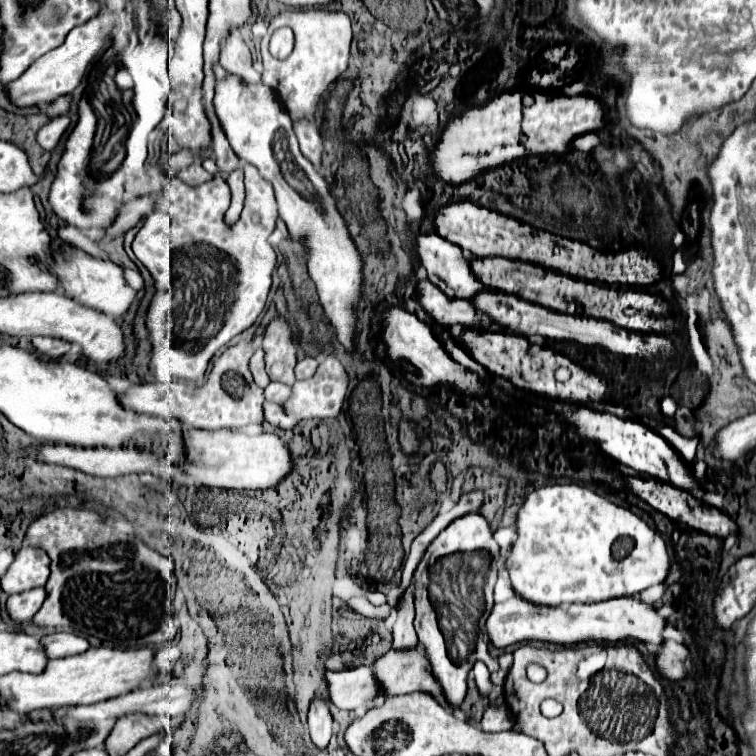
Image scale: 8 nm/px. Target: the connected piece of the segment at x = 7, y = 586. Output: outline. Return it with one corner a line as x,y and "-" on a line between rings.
21,547
15,553
13,563
1,579
5,593
21,593
31,587
41,587
49,577
49,557
39,547

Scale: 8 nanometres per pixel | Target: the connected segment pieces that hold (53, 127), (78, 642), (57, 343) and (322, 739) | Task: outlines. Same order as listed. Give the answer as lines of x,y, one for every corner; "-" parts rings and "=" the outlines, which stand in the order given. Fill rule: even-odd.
59,115
59,117
53,117
53,119
49,119
39,131
37,131
37,143
43,147
43,149
47,149
47,151
51,151
59,141
61,141
61,137
63,137
63,133
65,133
65,129
69,127
69,117
67,115
=
74,632
45,635
45,637
41,637
41,645
43,645
47,659
69,657
73,653
83,653
85,649
89,649
87,639
=
33,337
33,347
37,353
57,359
61,355
65,355
71,349
69,341
61,341
57,337
=
317,697
309,709
309,735
317,749
325,749
329,745
329,739
333,735
333,719
329,715
327,703

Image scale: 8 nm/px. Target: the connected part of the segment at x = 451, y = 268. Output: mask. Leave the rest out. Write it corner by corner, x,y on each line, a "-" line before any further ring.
437,233
419,235
415,251
421,265
427,269
429,281
447,297
469,299
483,291
483,285
477,285
477,279
469,273
469,261
463,257
461,249

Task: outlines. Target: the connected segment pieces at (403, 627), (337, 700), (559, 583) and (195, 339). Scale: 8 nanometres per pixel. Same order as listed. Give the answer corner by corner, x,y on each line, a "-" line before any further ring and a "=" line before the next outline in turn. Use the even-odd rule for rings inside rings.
409,597
409,601
401,601
401,609
397,609
395,613
391,635
393,649
407,651
417,647
417,635
413,633
413,597
=
355,667
343,671
325,671
329,685
329,701
337,709
367,711
377,697
377,683
371,667
=
545,485
527,495
517,511
517,541
505,561
511,587
517,597
533,605
597,603
615,597
631,597
651,585
659,585
669,575
669,555
665,541
643,519
581,485
=
253,165
245,167
245,187
247,199
241,219
235,225
225,225
223,215
229,209
231,193
223,179
215,177
207,183
191,187
177,177
171,177
163,187
163,195
157,199
153,213
145,217
143,227
135,235
133,251
137,259
149,269
157,287
157,293
145,315
151,341
151,363
171,379
187,379
195,383
201,381
213,355
235,335
249,329
265,307
271,289
271,273
277,261
267,239
275,229
279,213
273,187
257,173
257,169
253,169

